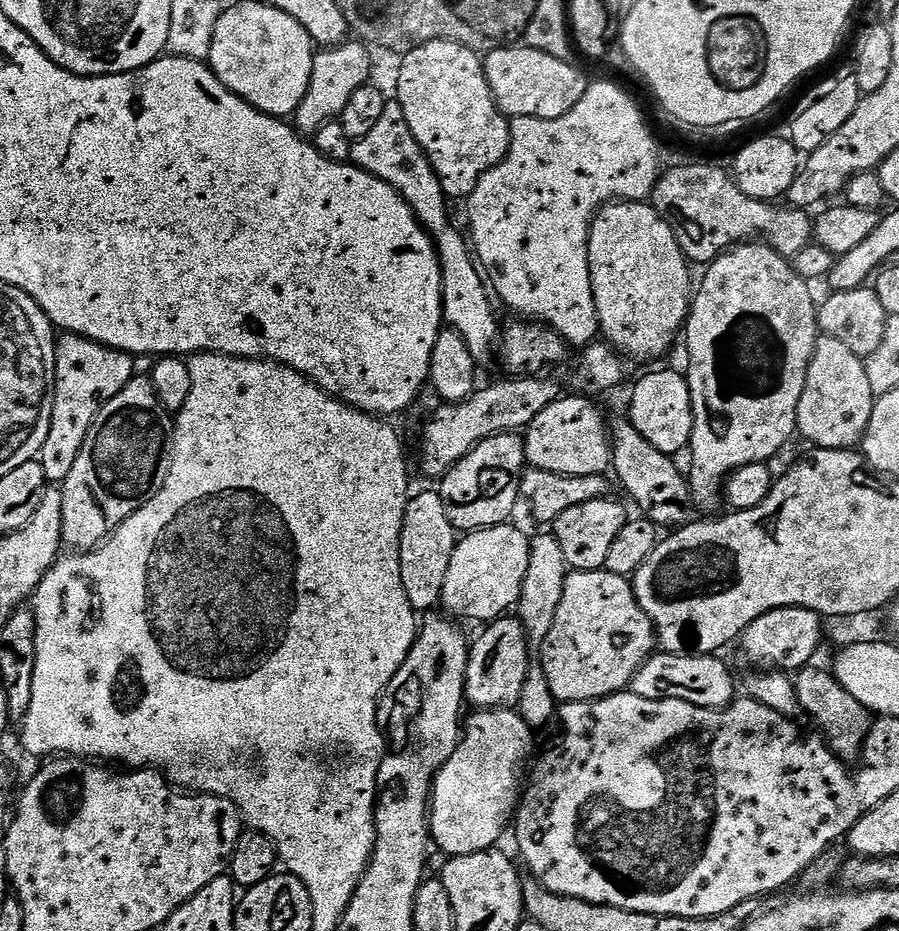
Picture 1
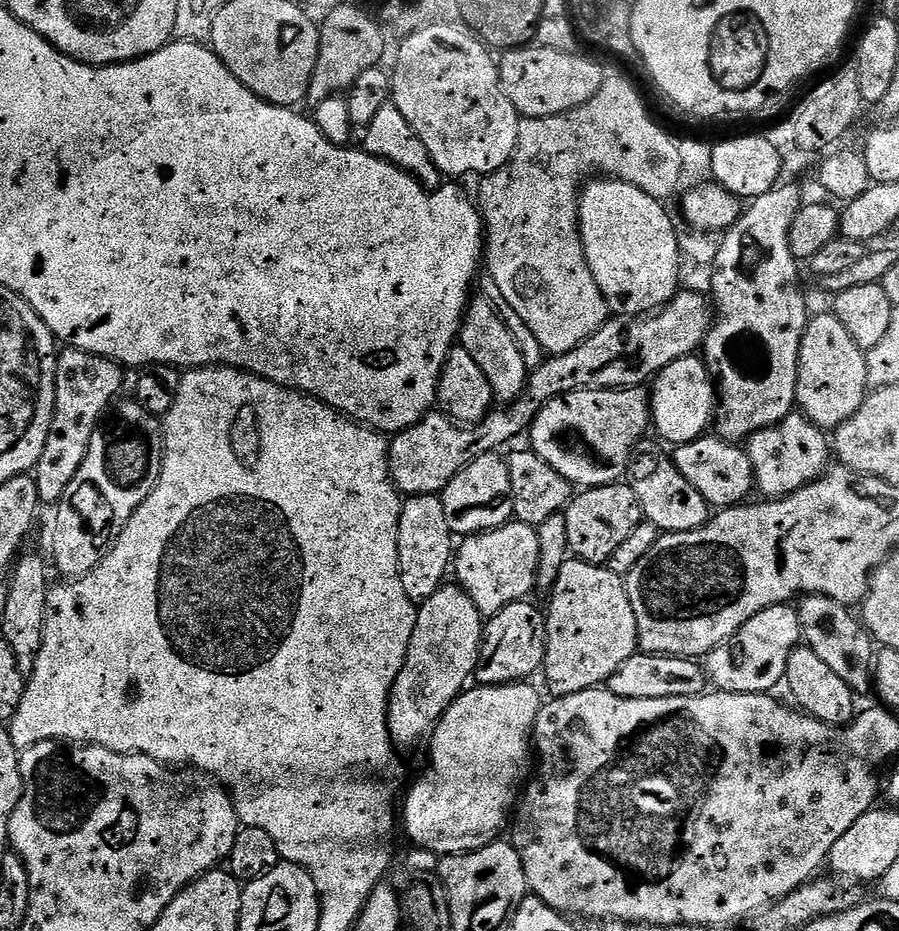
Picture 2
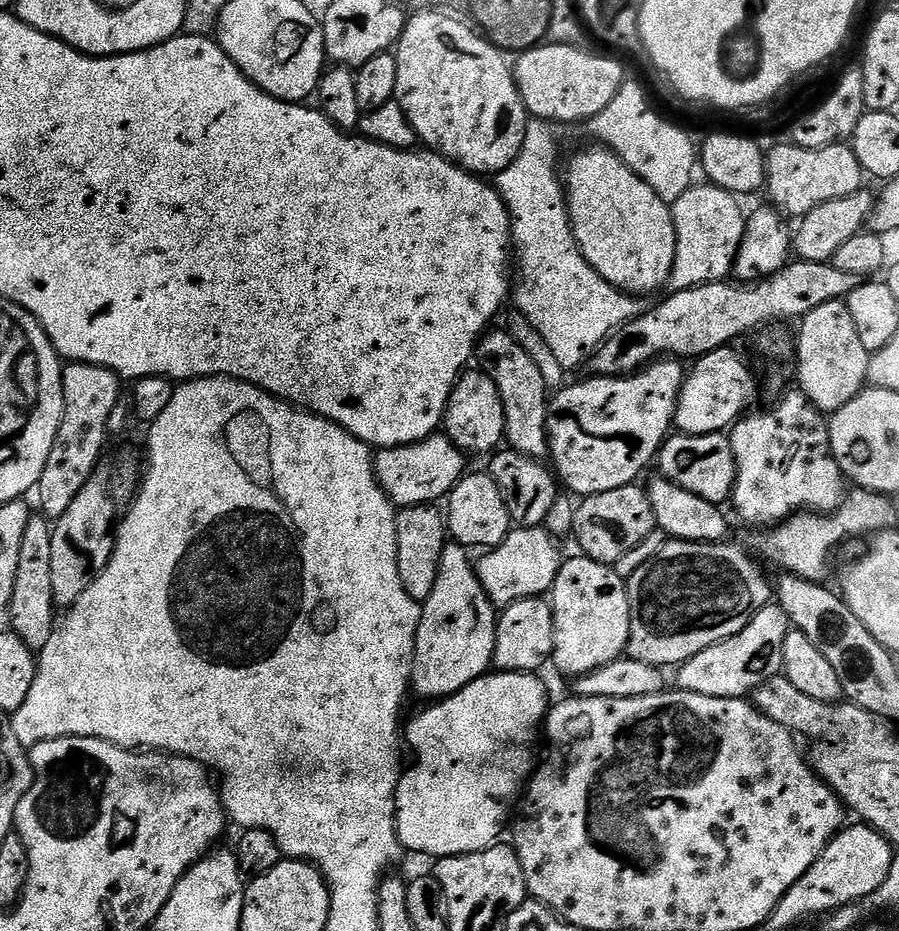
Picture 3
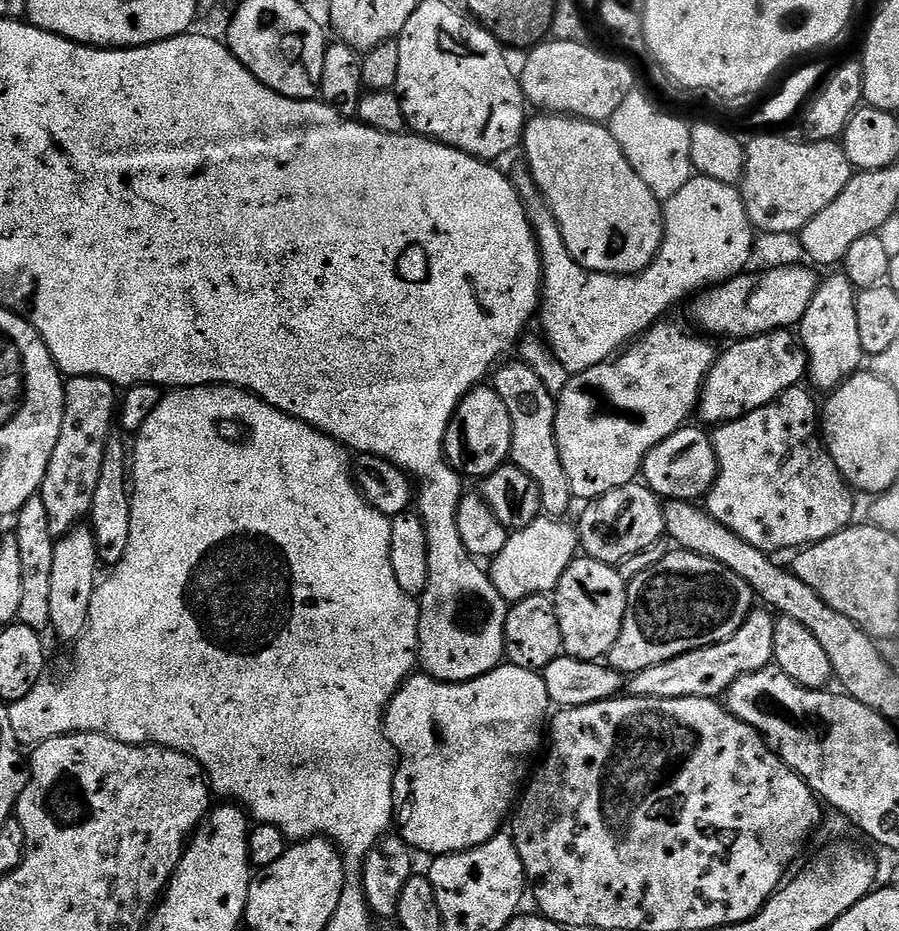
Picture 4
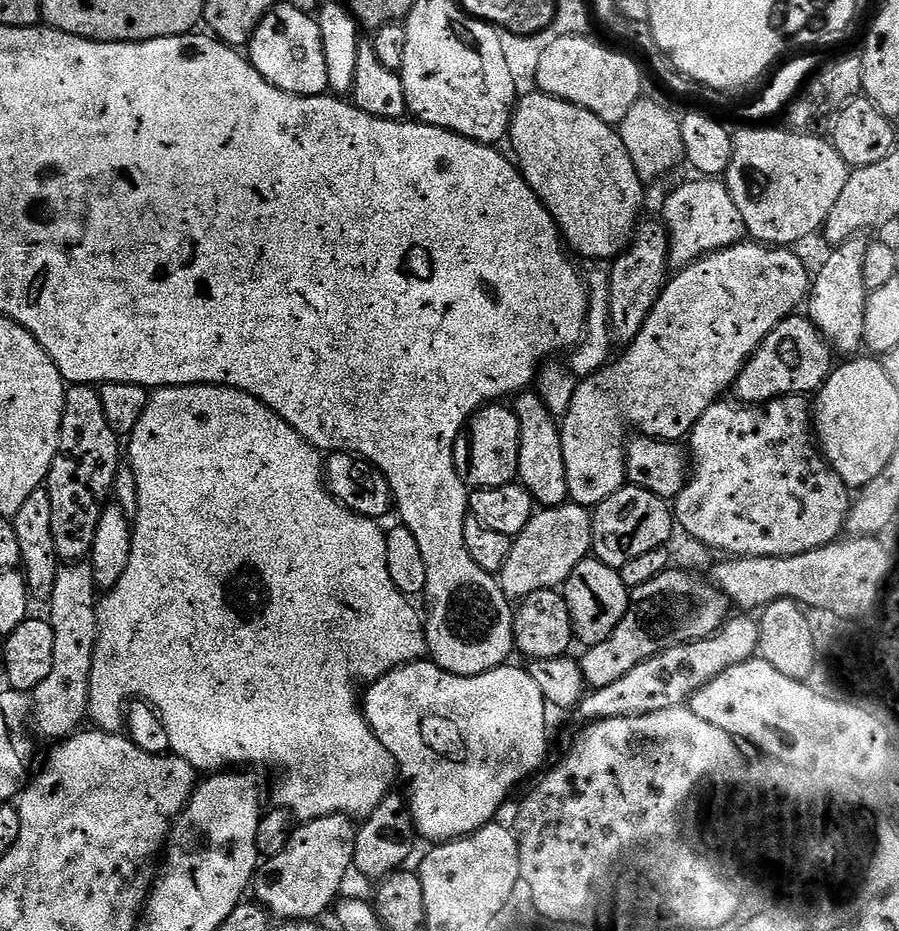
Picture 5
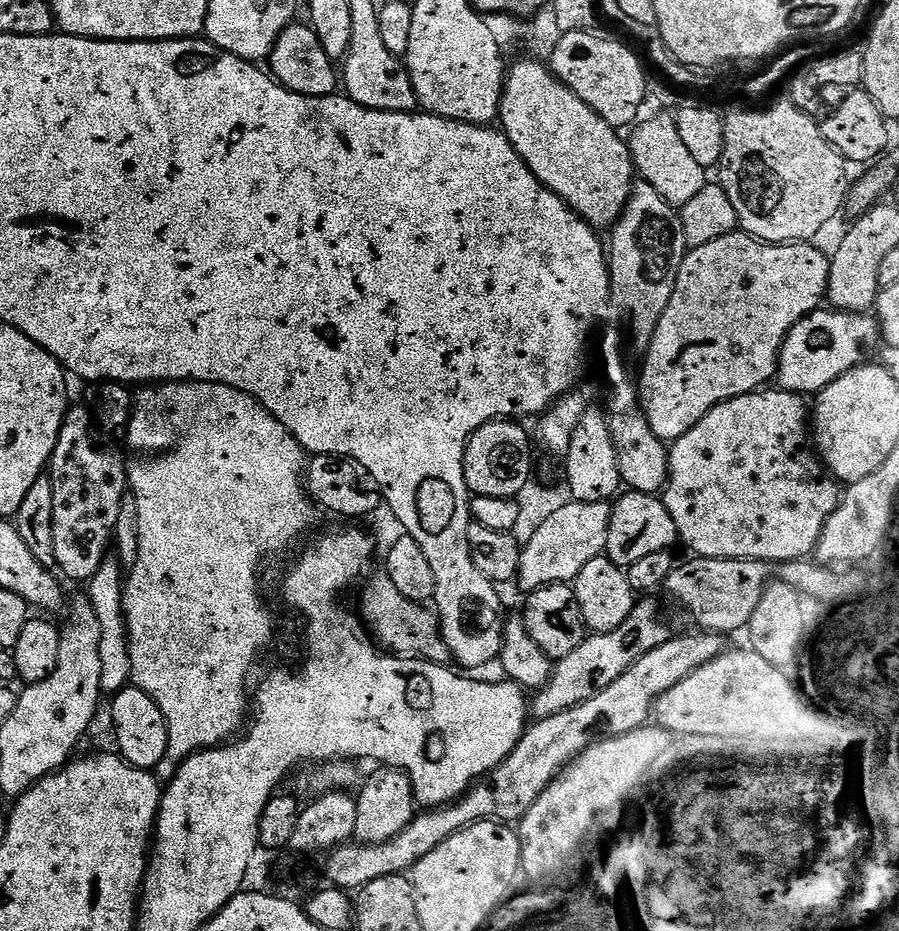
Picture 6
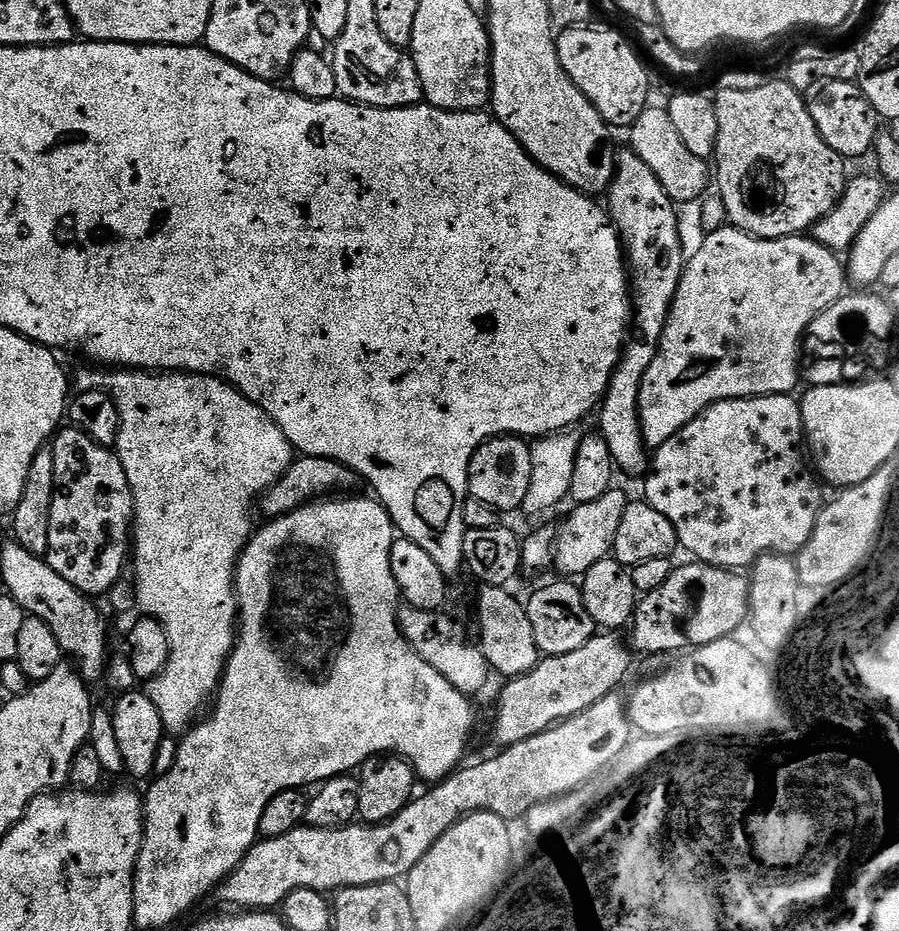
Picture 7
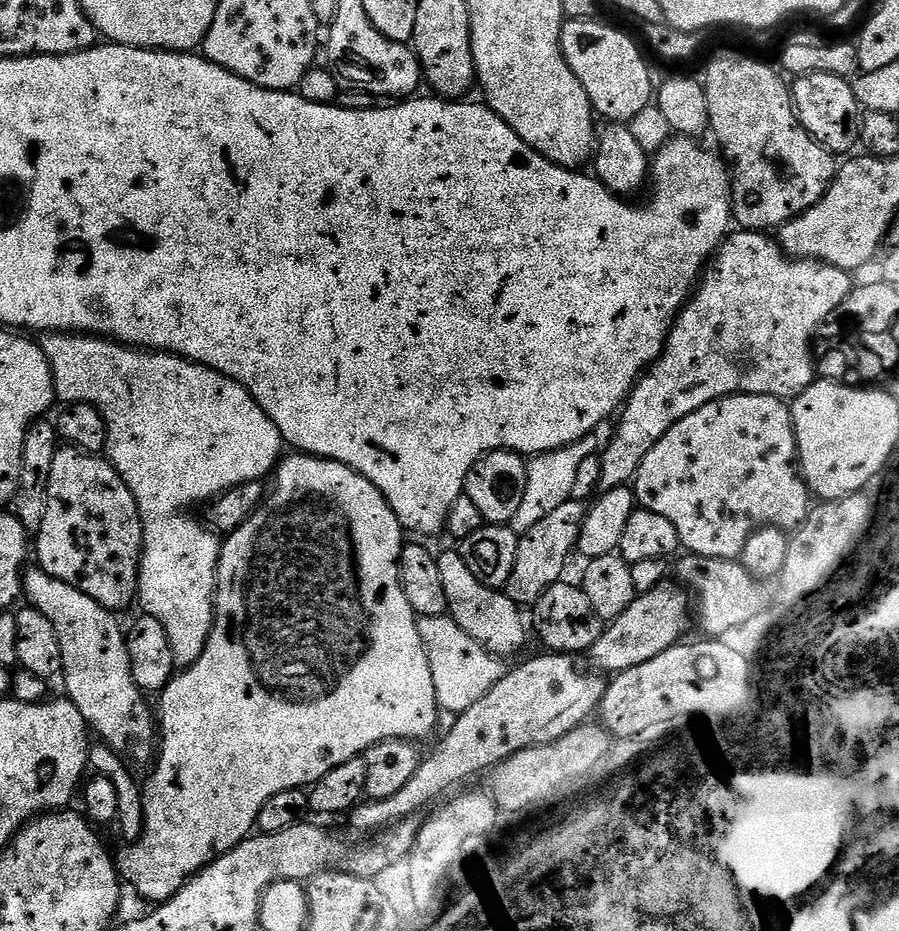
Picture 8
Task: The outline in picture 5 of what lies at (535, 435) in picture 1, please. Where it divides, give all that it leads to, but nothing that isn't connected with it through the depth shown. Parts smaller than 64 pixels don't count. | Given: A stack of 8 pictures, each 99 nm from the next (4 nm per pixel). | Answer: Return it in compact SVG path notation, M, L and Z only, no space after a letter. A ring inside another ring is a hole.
M741 242L730 245L729 248L718 249L679 269L665 283L664 288L660 292L660 297L654 302L652 313L648 315L642 330L638 334L638 338L634 338L634 342L621 351L624 353L621 354L620 360L613 359L611 363L601 368L600 371L595 372L593 376L583 377L577 383L574 390L574 402L570 402L570 410L562 417L562 427L560 429L562 458L566 462L566 486L568 487L569 501L574 504L581 504L583 508L592 510L595 509L597 504L601 504L606 498L610 498L610 494L614 494L620 488L625 487L628 471L626 470L624 453L626 451L626 441L630 436L628 428L637 428L635 430L637 433L651 436L658 440L669 442L683 441L683 436L685 439L691 433L692 427L698 422L698 418L702 418L702 414L706 414L706 410L710 405L717 403L723 397L720 395L727 388L729 391L735 385L737 378L740 377L742 370L746 366L746 362L760 349L765 338L779 326L781 320L793 315L799 309L796 308L799 304L801 307L807 301L812 282L813 277L808 272L806 264L798 258L798 254L793 252L791 247L765 246L759 242Z

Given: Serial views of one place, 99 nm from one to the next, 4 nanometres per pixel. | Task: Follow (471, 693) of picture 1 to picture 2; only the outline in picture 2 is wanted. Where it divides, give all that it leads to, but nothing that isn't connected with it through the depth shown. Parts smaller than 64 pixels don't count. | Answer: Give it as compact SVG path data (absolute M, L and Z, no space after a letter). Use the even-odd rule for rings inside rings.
M519 600L498 614L487 617L484 625L484 642L480 646L480 657L476 663L474 680L480 686L497 684L518 684L527 681L544 667L546 654L546 616L543 611L532 605L528 600Z

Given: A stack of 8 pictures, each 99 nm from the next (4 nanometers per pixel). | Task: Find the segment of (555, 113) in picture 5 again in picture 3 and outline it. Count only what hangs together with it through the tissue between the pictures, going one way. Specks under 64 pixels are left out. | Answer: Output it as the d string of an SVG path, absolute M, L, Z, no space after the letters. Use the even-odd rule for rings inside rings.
M604 146L584 148L568 160L568 173L562 176L566 189L568 223L580 247L580 253L586 258L598 275L614 285L619 292L631 294L636 298L647 297L647 292L669 283L674 266L675 228L670 205L658 198L658 195L632 172L626 162L619 159L615 152Z

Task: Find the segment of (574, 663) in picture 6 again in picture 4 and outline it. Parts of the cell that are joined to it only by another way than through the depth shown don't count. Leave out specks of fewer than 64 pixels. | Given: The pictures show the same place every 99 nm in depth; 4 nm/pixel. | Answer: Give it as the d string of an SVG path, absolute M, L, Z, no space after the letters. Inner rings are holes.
M683 550L668 551L662 562L627 581L627 586L628 605L622 630L618 642L614 642L606 657L608 667L621 674L635 674L650 666L658 666L658 662L670 662L670 658L678 658L678 654L721 644L732 637L754 611L753 590L745 580L738 578L736 572L714 562L709 556Z

